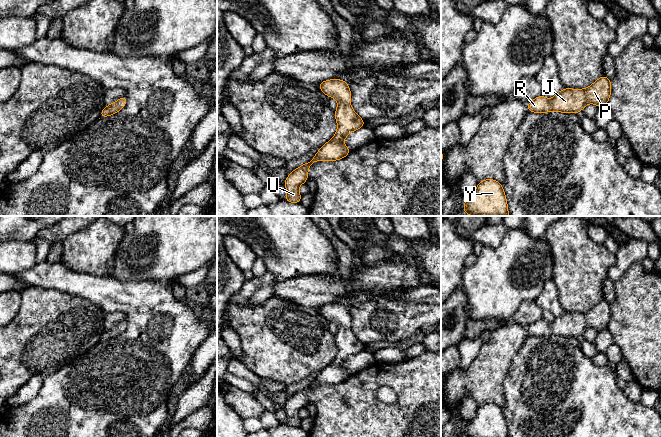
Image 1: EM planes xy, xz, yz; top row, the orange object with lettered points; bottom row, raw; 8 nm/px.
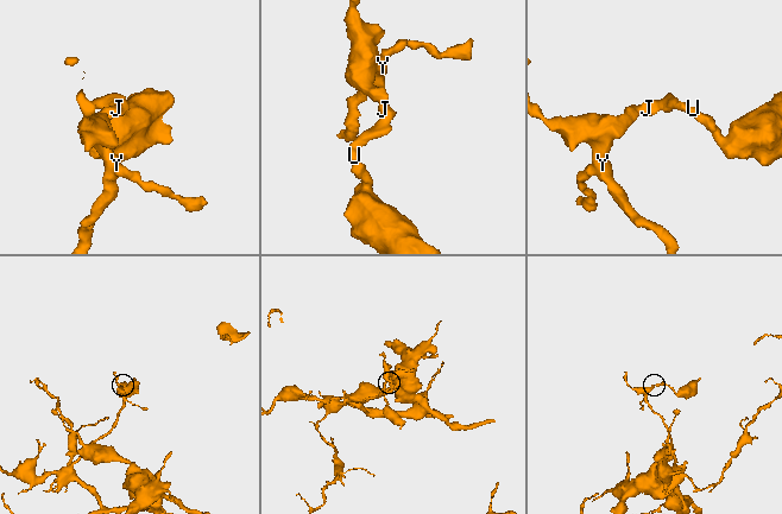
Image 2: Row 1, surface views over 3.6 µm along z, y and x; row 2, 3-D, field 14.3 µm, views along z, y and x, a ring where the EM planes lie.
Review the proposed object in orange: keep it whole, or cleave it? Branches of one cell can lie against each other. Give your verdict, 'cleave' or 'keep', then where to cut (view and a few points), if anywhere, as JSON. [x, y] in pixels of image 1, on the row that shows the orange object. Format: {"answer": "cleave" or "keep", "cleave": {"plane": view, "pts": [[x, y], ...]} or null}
{"answer": "keep", "cleave": null}

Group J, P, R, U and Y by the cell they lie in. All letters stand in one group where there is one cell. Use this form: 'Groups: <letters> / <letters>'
Groups: J P R U Y

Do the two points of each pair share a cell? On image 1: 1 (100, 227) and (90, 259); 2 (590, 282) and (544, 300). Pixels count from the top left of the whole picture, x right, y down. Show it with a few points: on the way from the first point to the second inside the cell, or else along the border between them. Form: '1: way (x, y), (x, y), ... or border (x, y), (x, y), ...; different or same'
1: way (100, 235), (100, 240), (91, 251); same
2: border (552, 279), (559, 293), (560, 305), (564, 311); different

